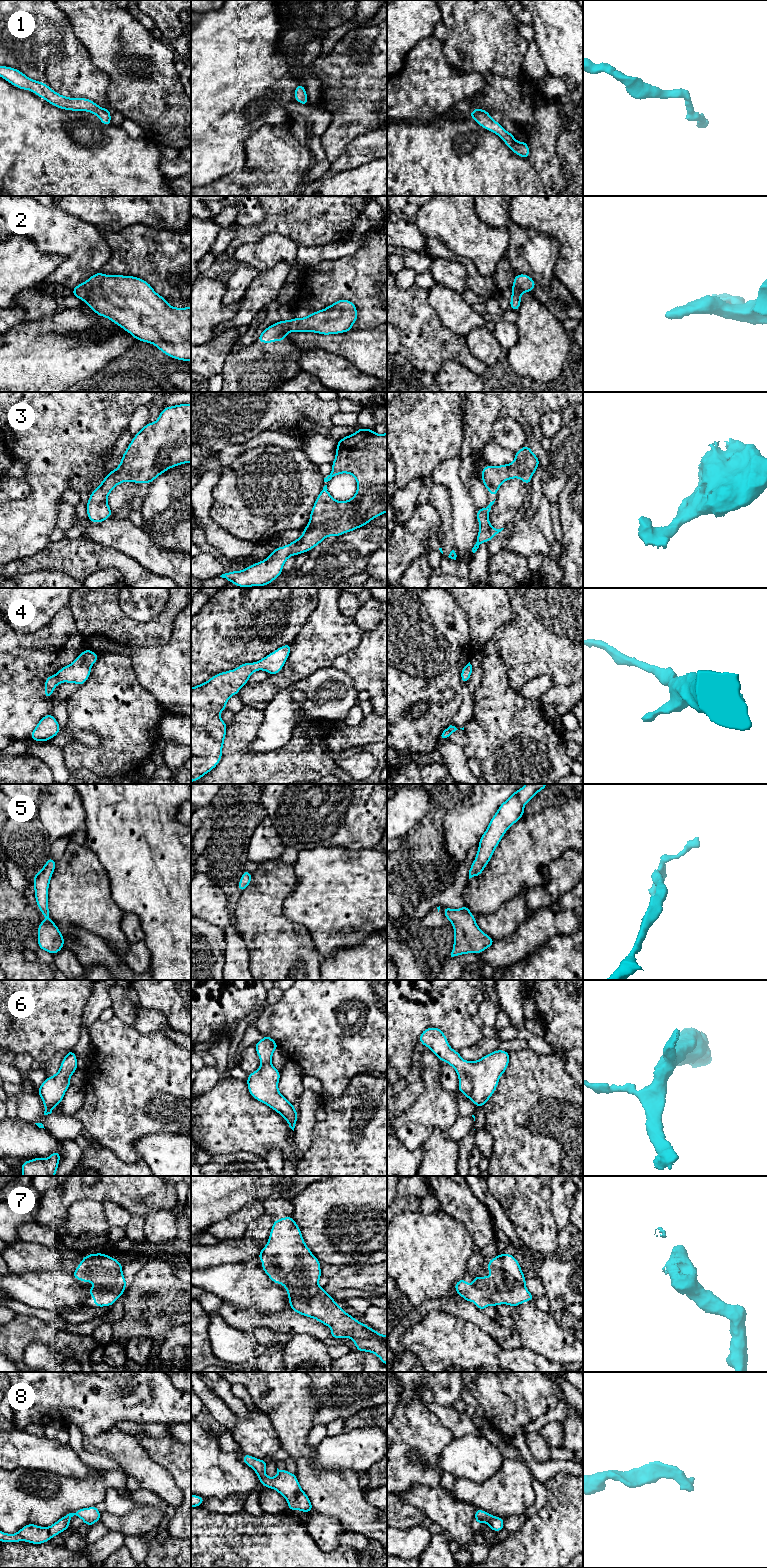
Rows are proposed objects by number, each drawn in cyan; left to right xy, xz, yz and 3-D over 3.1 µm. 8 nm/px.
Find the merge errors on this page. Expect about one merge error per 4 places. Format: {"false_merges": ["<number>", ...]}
{"false_merges": []}

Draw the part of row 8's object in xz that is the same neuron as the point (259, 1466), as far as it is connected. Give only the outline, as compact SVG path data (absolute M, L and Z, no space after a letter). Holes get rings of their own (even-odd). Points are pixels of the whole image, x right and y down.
M244 1454L242 1460L256 1472L263 1486L275 1489L287 1500L288 1510L300 1510L305 1513L313 1510L312 1503L300 1487L295 1474L290 1473L286 1469L279 1470L277 1468L277 1475L275 1477L267 1477L265 1475L267 1461L257 1459L248 1454Z

